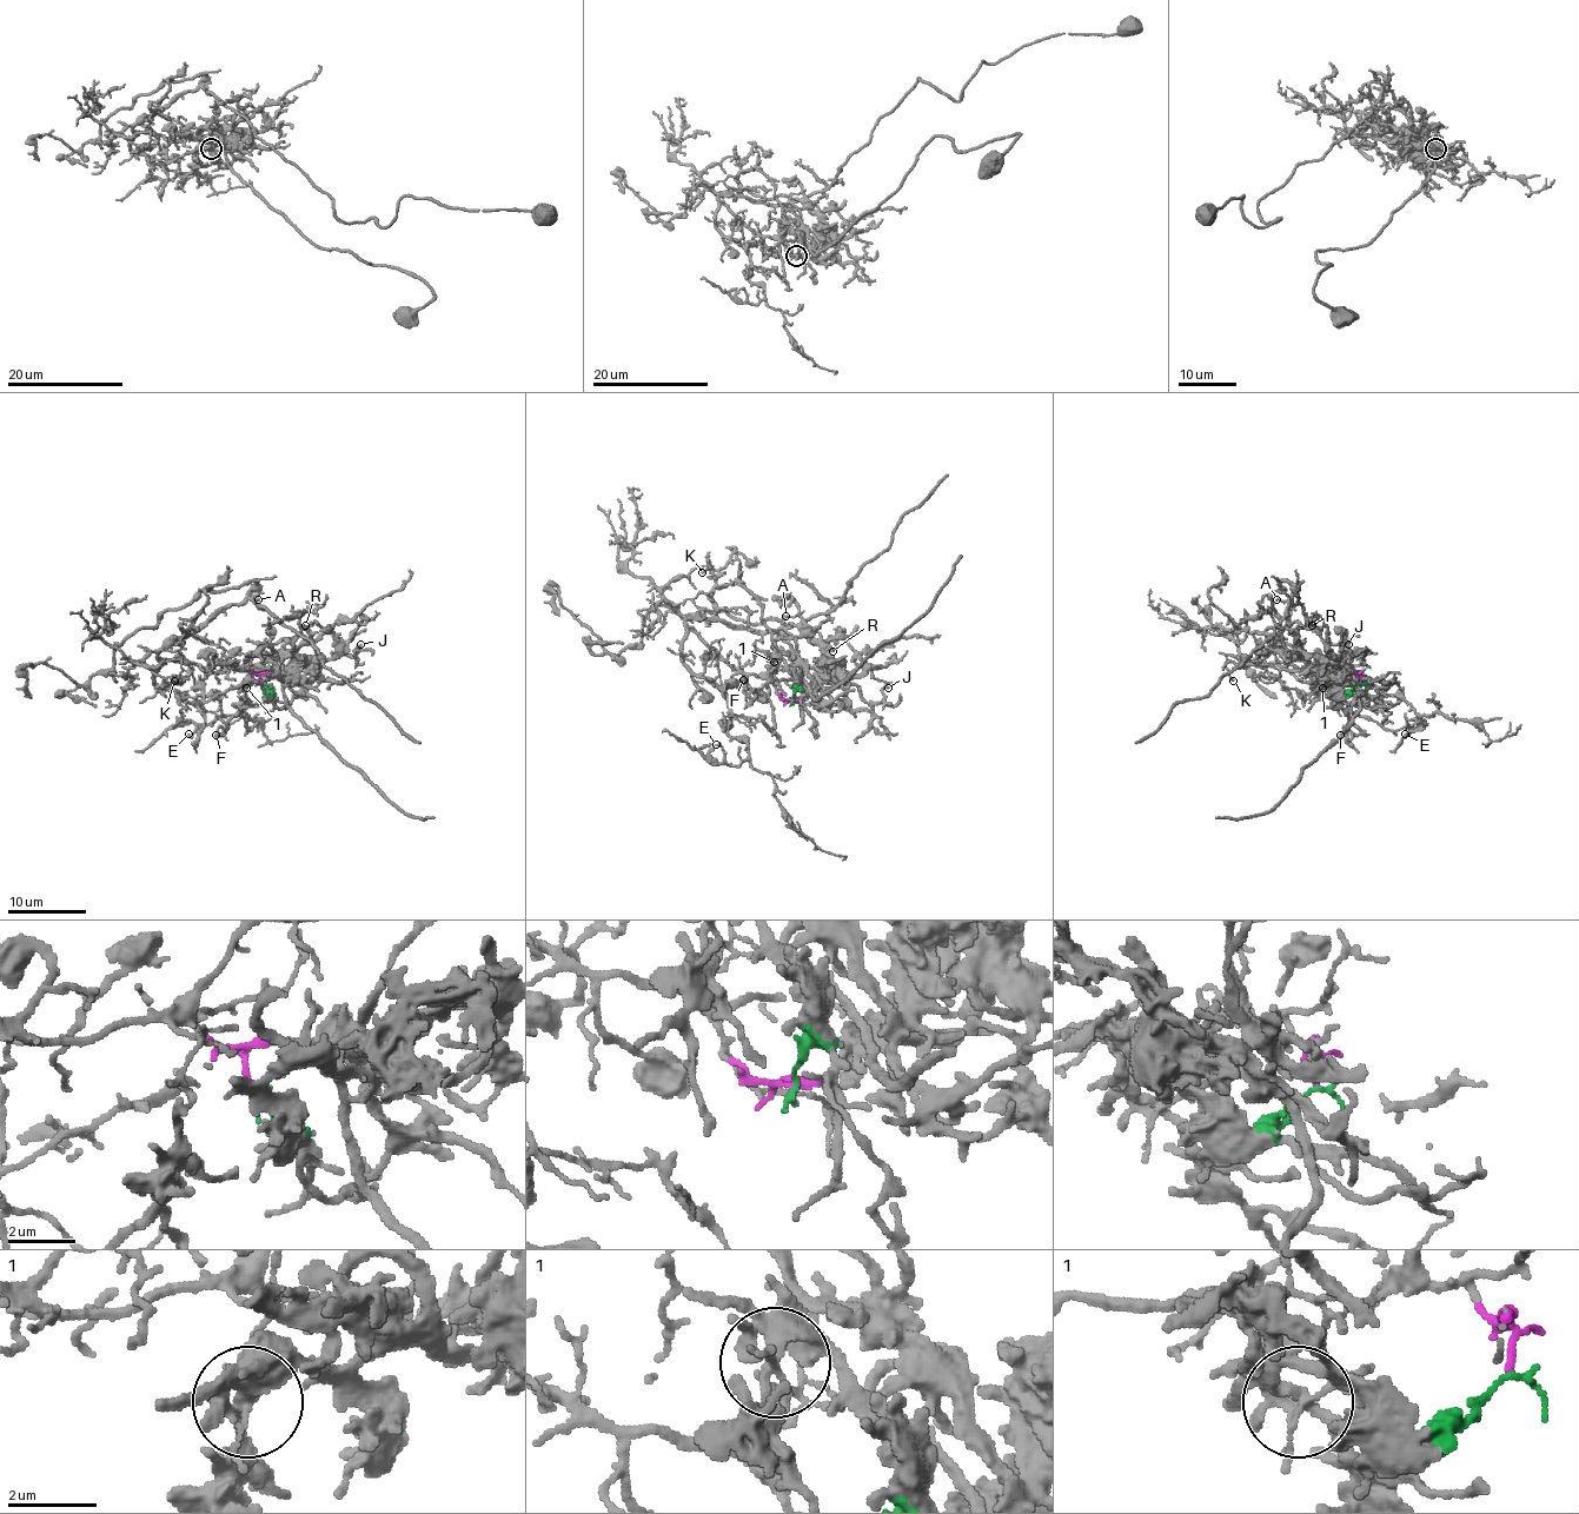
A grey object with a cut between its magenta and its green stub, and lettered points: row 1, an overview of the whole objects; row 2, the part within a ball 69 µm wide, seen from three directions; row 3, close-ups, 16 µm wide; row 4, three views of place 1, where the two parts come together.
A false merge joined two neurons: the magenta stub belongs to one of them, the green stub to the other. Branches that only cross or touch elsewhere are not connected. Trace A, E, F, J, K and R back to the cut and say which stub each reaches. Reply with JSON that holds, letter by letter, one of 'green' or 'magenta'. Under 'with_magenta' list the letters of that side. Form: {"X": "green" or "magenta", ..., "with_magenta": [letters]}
{"A": "magenta", "E": "magenta", "F": "green", "J": "green", "K": "magenta", "R": "green", "with_magenta": ["A", "E", "K"]}

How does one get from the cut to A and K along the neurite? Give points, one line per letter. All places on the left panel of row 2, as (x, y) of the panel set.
A: (264, 683), (249, 668), (212, 671), (159, 656), (166, 644), (198, 632), (233, 604), (258, 598)
K: (264, 683), (249, 668), (216, 671), (148, 651), (135, 662), (160, 665), (178, 659), (183, 671), (174, 681)

